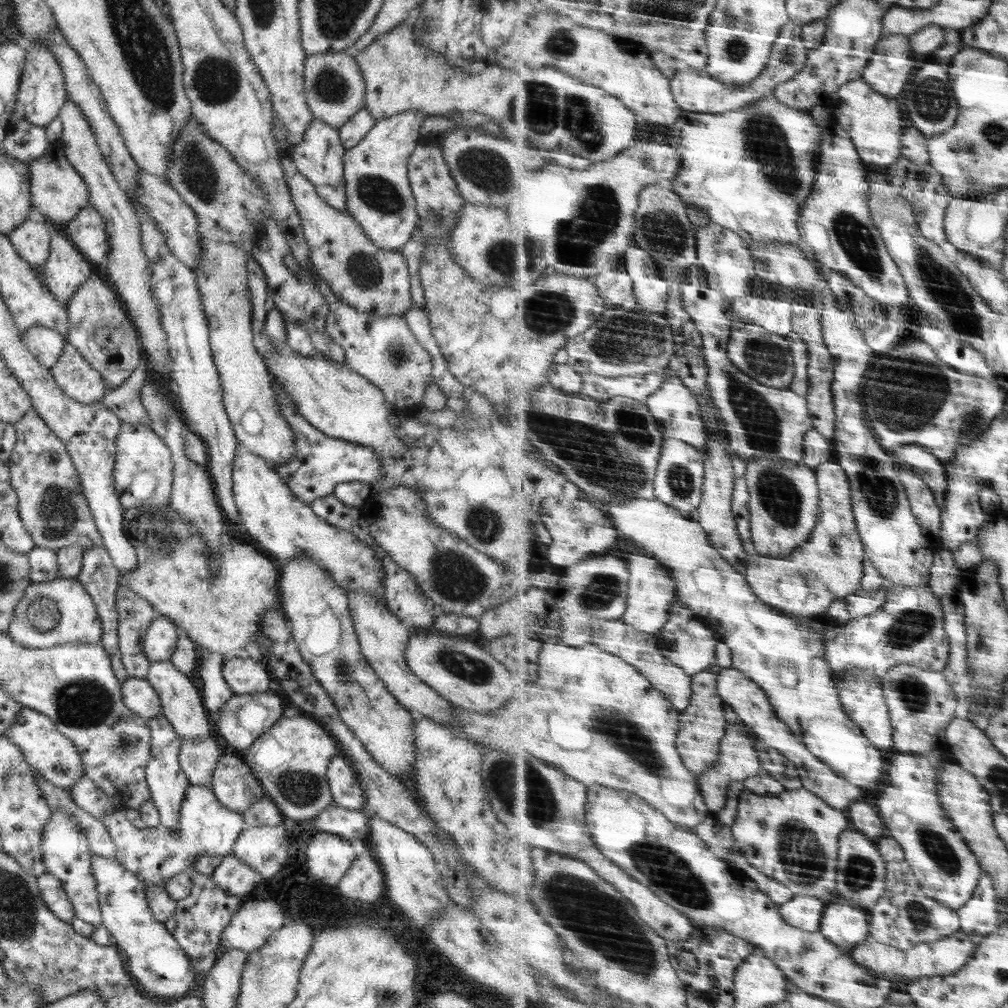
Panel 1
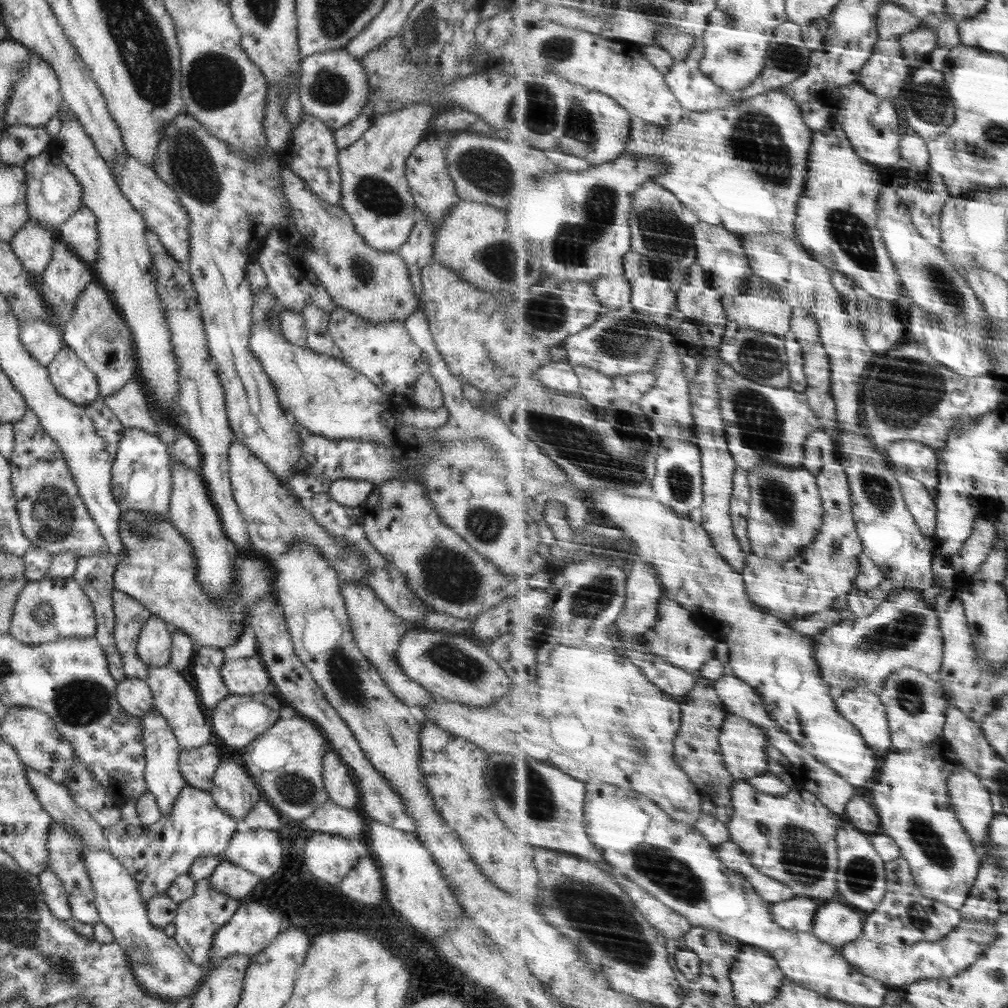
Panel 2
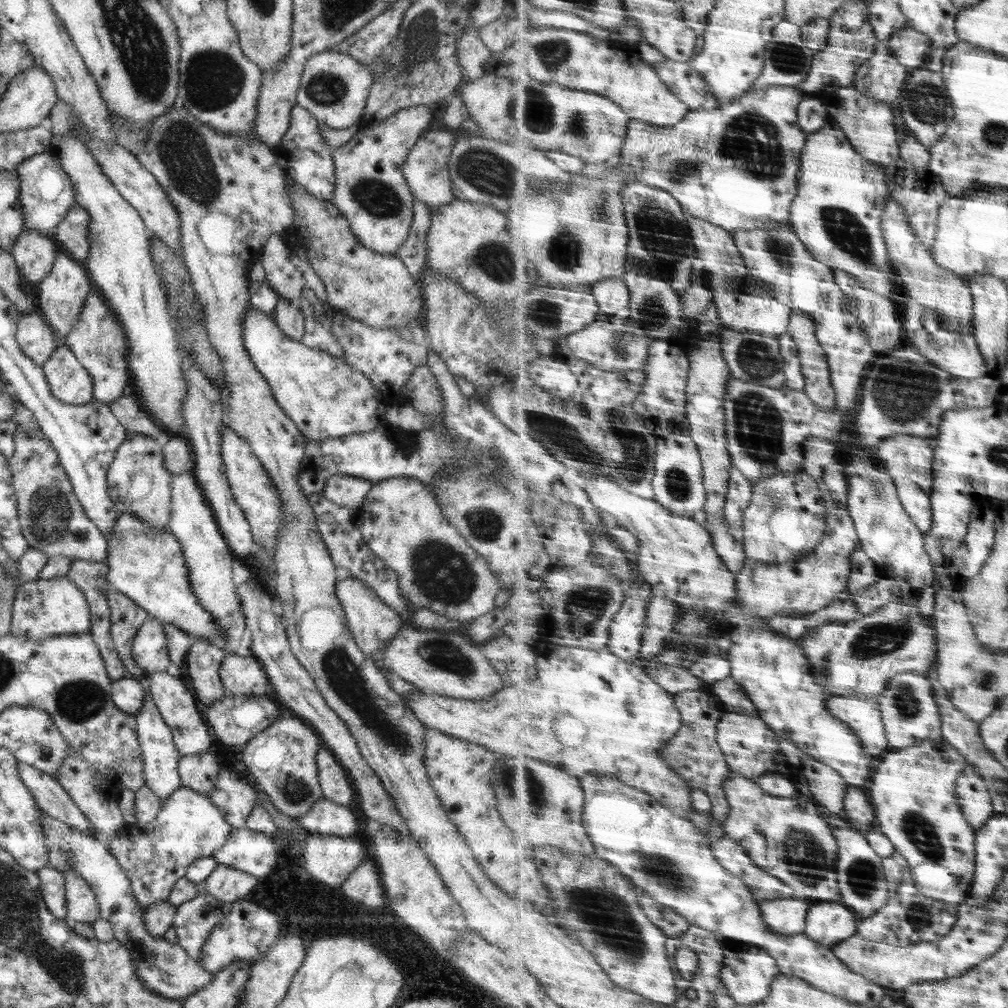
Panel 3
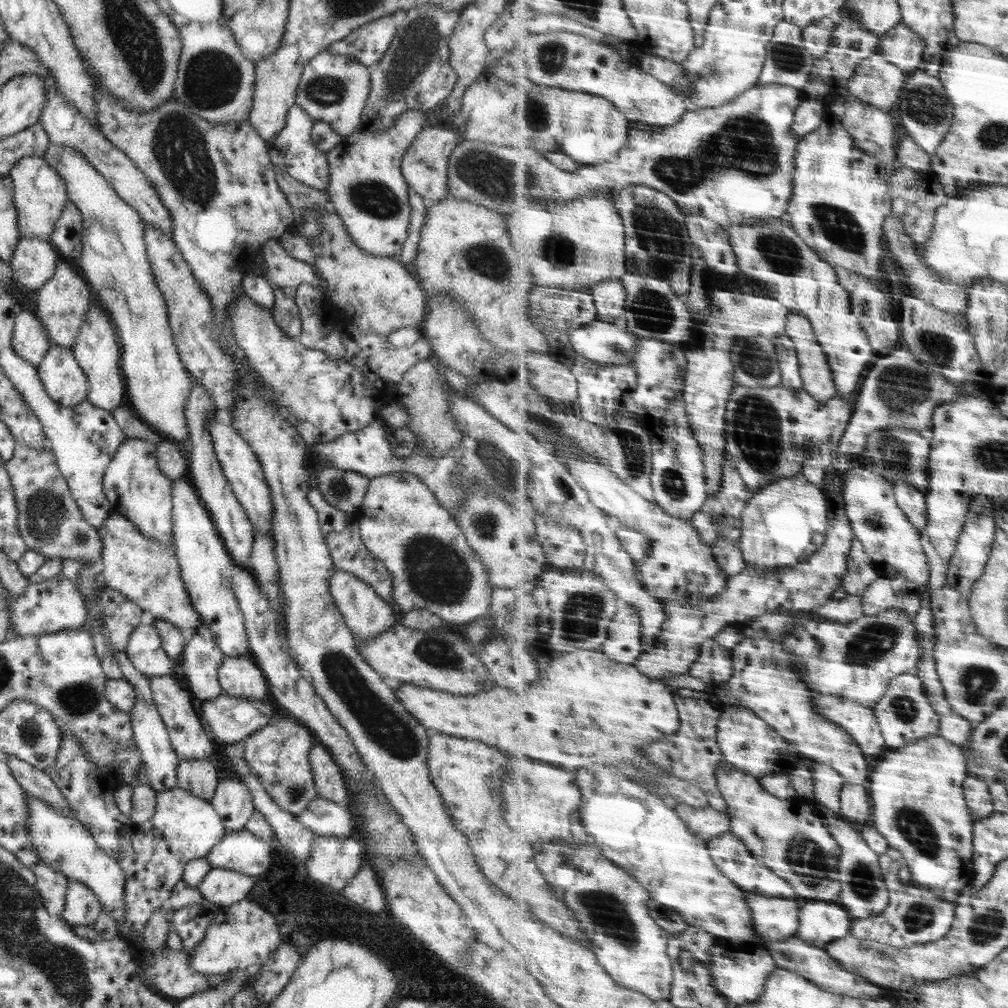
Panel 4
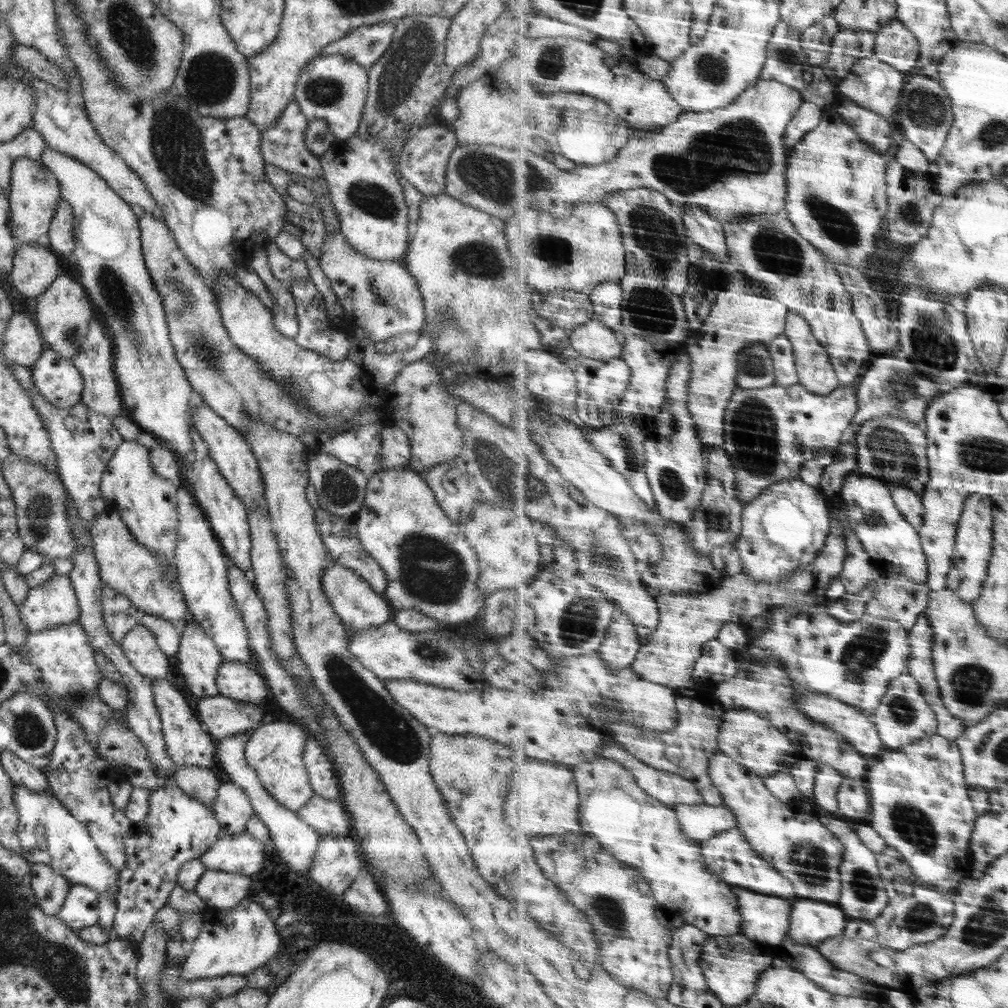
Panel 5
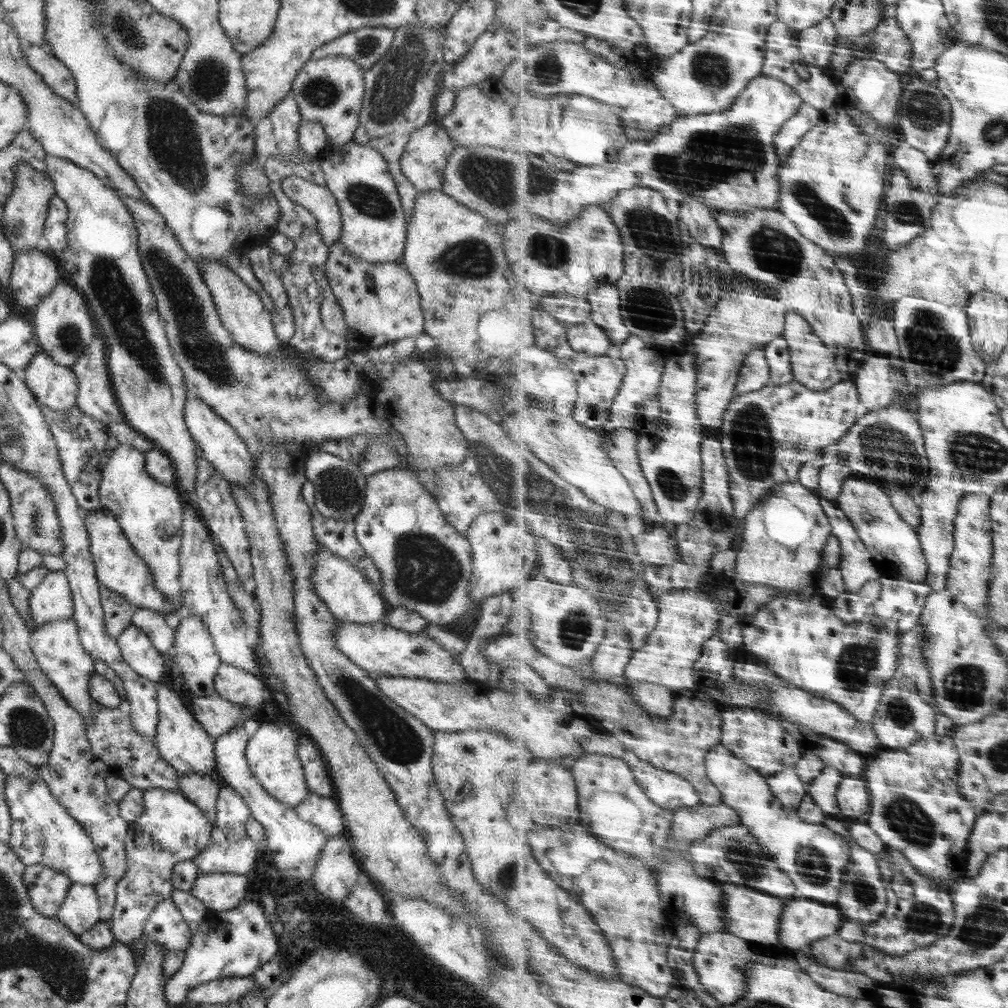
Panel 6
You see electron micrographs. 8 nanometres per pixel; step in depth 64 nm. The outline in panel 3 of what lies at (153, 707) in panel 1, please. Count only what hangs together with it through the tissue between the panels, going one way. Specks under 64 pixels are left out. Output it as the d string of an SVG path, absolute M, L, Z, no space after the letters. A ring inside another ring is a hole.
M123 677L110 682L111 702L123 713L134 715L141 708L145 685L141 680Z

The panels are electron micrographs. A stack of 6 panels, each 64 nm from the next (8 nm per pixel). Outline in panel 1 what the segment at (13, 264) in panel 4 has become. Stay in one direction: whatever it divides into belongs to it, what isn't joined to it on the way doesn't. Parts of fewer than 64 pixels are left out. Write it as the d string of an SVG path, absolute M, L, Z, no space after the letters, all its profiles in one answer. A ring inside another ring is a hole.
M26 218L7 235L7 238L15 252L39 272L47 260L53 230L46 221L41 223Z

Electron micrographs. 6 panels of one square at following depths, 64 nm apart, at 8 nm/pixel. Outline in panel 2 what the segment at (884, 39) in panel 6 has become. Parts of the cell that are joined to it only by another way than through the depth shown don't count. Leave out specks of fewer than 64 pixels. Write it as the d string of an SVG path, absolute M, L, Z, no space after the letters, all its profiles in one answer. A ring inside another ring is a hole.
M927 27L917 28L897 39L908 63L917 68L929 62L932 52L938 46L937 33Z

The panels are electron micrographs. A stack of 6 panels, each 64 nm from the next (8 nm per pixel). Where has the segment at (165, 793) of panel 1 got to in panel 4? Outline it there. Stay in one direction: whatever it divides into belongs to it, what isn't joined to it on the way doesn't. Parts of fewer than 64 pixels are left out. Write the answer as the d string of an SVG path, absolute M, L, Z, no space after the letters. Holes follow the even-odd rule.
M112 649L113 658L117 661L121 671L121 679L125 679L134 690L134 703L129 709L128 715L132 730L132 739L140 753L140 760L143 762L144 769L151 787L155 792L172 789L176 786L176 766L178 763L175 751L172 750L166 726L163 724L157 709L152 701L148 677L137 672L125 653Z

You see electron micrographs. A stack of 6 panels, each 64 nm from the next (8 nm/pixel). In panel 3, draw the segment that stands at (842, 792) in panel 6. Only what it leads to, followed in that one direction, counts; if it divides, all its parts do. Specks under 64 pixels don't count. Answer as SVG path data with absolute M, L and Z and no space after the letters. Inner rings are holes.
M857 786L847 789L843 812L849 816L849 822L855 828L865 828L865 830L877 828L876 808L872 804L869 793L863 792Z

